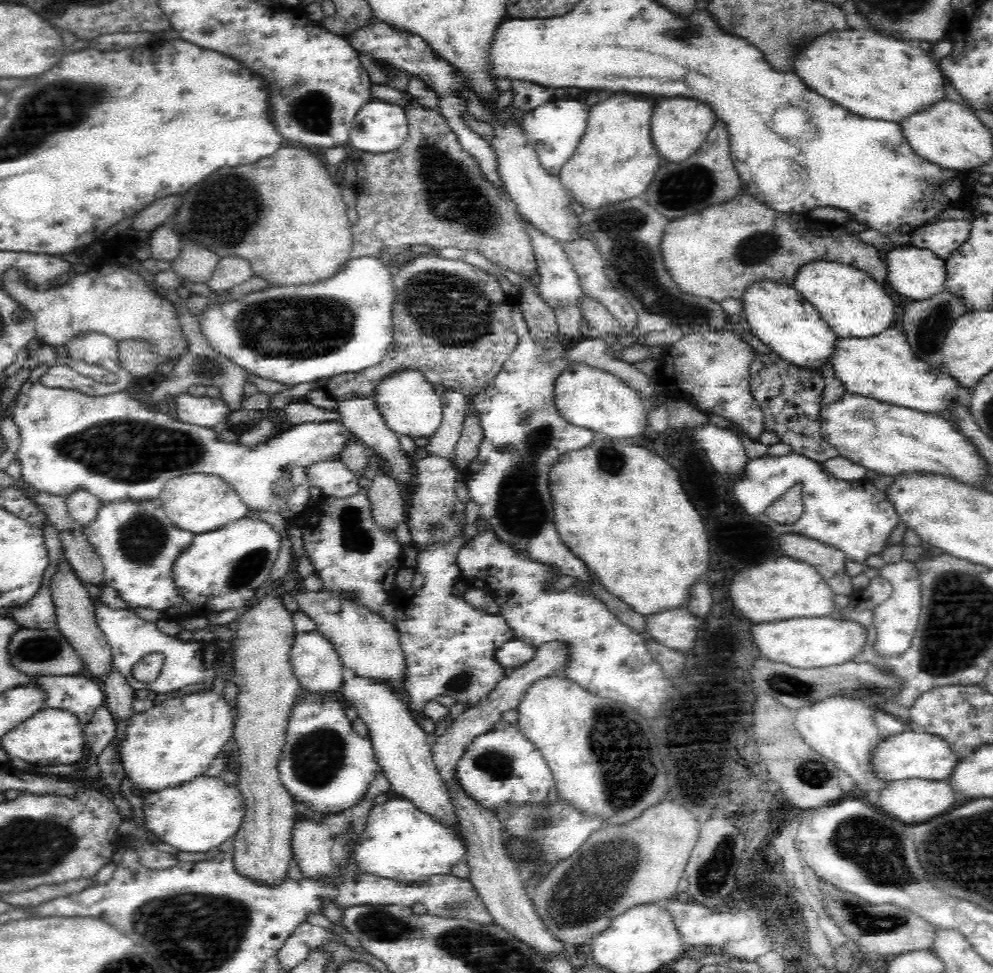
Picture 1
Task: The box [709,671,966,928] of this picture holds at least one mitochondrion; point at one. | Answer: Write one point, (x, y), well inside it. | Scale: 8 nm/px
(868, 842)

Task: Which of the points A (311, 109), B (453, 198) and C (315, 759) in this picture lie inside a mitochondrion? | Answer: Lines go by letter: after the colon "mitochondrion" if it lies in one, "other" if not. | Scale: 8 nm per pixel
A: mitochondrion
B: mitochondrion
C: mitochondrion

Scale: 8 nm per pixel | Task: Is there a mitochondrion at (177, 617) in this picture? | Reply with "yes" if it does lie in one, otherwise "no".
no

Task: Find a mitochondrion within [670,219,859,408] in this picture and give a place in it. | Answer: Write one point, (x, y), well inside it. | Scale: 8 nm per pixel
(761, 247)

